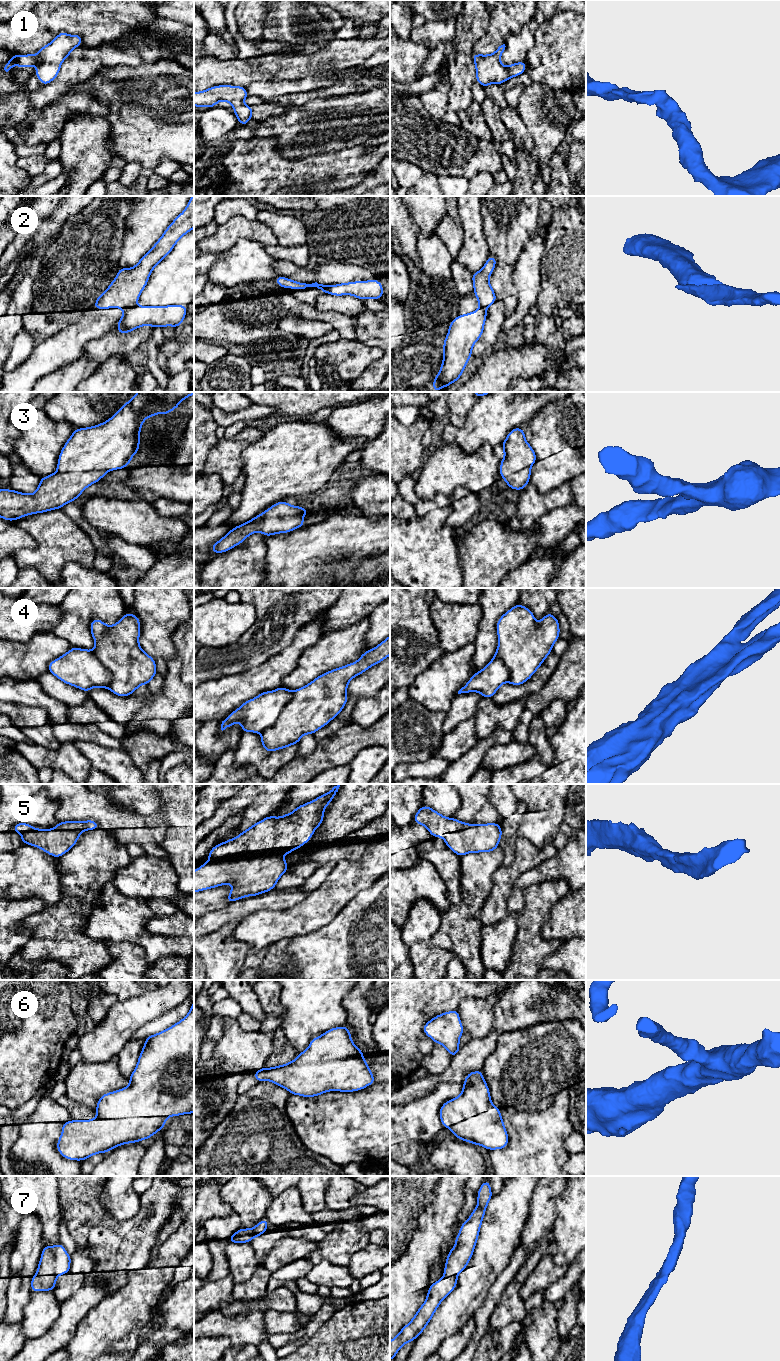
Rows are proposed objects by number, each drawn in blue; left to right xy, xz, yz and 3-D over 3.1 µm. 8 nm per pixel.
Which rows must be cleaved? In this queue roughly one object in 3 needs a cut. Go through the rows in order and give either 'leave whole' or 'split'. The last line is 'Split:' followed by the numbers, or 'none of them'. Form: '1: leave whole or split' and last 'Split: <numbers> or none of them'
1: leave whole
2: split
3: leave whole
4: leave whole
5: leave whole
6: leave whole
7: leave whole
Split: 2

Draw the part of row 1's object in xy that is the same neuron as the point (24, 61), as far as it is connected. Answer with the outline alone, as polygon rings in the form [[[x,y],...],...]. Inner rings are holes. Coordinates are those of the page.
[[[60,32],[48,45],[40,48],[37,54],[18,54],[14,53],[8,63],[2,66],[5,74],[10,74],[12,66],[18,67],[36,67],[35,76],[43,85],[51,83],[58,75],[63,61],[71,54],[72,50],[79,47],[82,43],[82,36],[69,35]]]

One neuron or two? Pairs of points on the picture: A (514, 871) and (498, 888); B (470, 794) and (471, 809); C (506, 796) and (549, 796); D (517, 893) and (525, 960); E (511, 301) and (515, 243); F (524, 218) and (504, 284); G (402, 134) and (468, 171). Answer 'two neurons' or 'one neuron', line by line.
A: one neuron
B: one neuron
C: two neurons
D: two neurons
E: one neuron
F: one neuron
G: one neuron

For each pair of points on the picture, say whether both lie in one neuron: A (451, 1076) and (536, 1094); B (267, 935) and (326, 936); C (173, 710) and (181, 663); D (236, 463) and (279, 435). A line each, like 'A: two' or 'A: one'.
A: two
B: two
C: one
D: two

